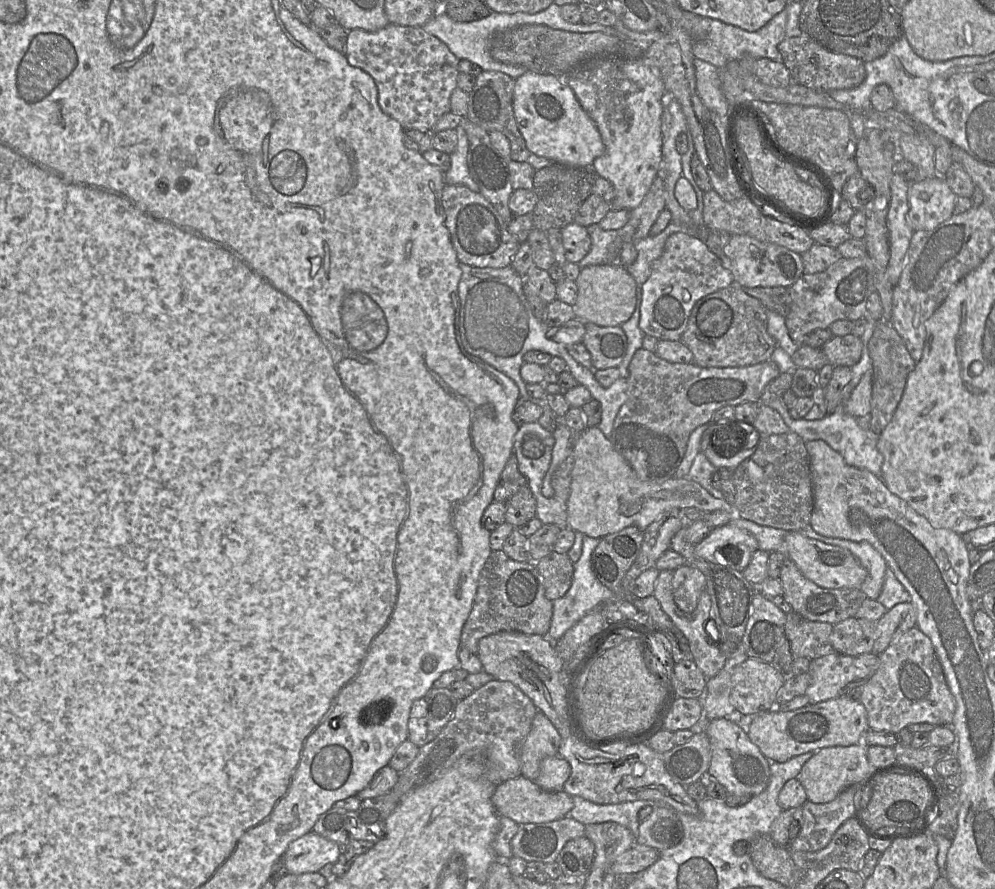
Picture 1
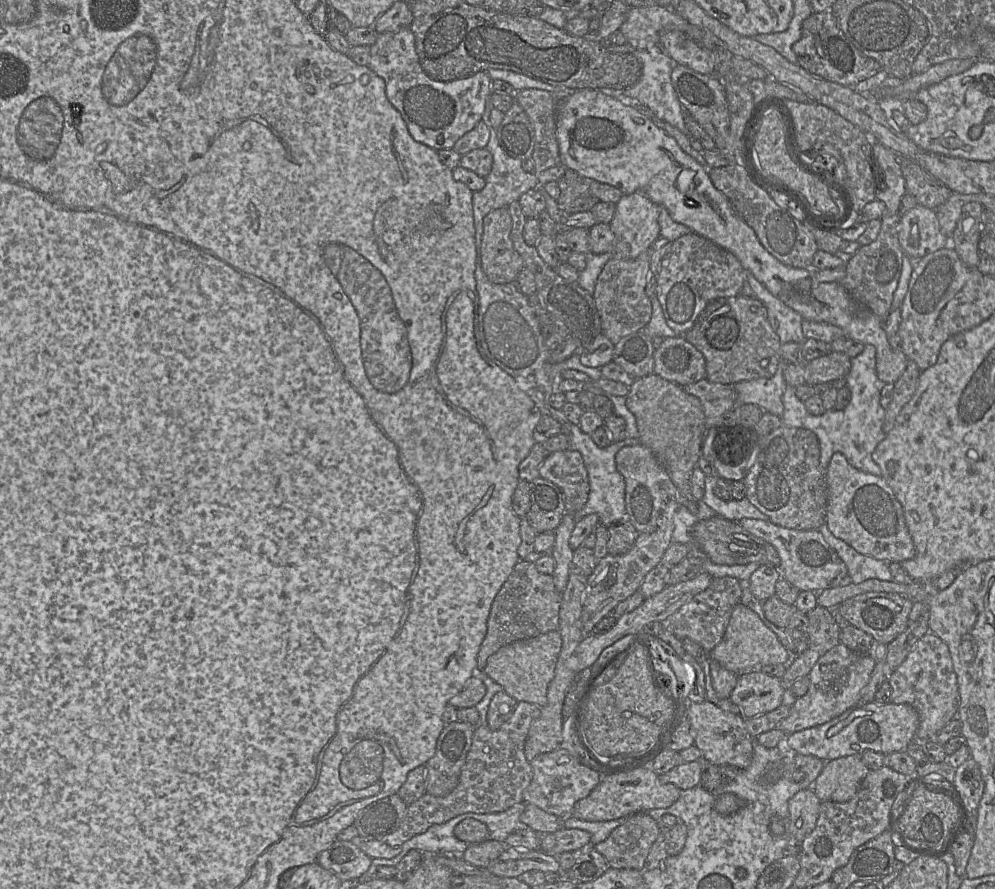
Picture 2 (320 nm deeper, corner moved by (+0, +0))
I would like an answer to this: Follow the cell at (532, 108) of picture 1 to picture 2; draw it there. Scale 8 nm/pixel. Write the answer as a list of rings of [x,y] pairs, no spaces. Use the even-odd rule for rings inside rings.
[[[577,89],[569,97],[560,100],[558,105],[558,111],[556,115],[556,136],[559,144],[559,152],[561,163],[569,169],[575,170],[582,177],[593,179],[601,183],[610,184],[618,188],[623,195],[628,195],[632,193],[641,193],[649,198],[652,202],[664,207],[669,212],[671,218],[680,224],[683,224],[689,227],[693,233],[696,233],[714,244],[720,246],[721,248],[732,253],[740,261],[747,273],[751,273],[755,278],[761,282],[775,297],[783,301],[787,306],[791,307],[793,310],[798,312],[803,319],[813,321],[813,322],[824,322],[840,327],[846,334],[846,337],[850,338],[854,342],[863,343],[864,345],[869,344],[873,345],[876,348],[876,373],[877,377],[883,381],[885,384],[895,383],[898,378],[903,374],[907,366],[907,357],[905,356],[902,350],[896,350],[892,348],[887,339],[887,334],[885,332],[883,322],[873,313],[860,308],[855,301],[851,298],[847,290],[840,283],[821,283],[815,279],[815,270],[813,269],[799,269],[793,268],[787,265],[784,265],[773,257],[760,243],[754,230],[734,211],[729,200],[726,196],[717,190],[710,177],[709,177],[709,167],[703,167],[700,165],[694,158],[686,154],[677,144],[674,138],[670,137],[664,130],[660,129],[654,124],[654,122],[644,115],[640,110],[633,106],[624,105],[621,101],[604,94],[599,89]]]

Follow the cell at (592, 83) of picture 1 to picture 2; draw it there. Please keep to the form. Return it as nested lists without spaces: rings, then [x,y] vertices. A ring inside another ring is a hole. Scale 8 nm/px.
[[[641,193],[623,195],[616,204],[615,214],[610,223],[613,232],[612,255],[616,258],[632,260],[646,251],[651,251],[654,242],[660,237],[658,217],[660,206]]]

